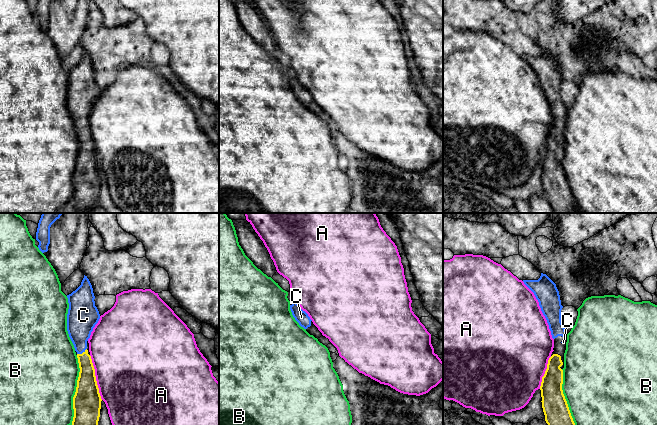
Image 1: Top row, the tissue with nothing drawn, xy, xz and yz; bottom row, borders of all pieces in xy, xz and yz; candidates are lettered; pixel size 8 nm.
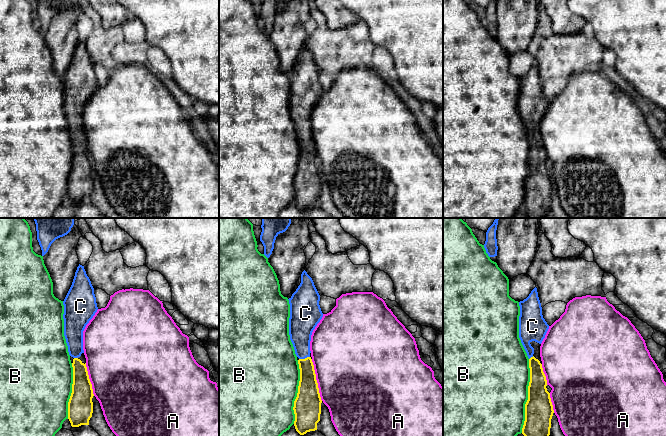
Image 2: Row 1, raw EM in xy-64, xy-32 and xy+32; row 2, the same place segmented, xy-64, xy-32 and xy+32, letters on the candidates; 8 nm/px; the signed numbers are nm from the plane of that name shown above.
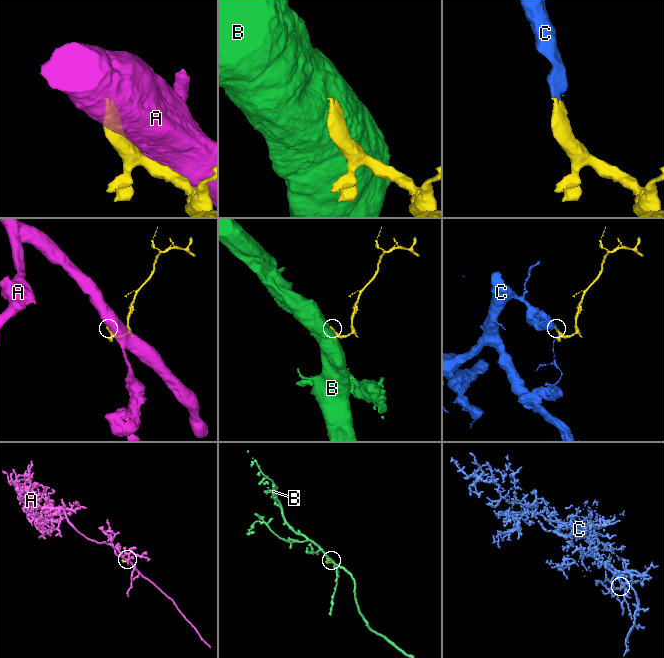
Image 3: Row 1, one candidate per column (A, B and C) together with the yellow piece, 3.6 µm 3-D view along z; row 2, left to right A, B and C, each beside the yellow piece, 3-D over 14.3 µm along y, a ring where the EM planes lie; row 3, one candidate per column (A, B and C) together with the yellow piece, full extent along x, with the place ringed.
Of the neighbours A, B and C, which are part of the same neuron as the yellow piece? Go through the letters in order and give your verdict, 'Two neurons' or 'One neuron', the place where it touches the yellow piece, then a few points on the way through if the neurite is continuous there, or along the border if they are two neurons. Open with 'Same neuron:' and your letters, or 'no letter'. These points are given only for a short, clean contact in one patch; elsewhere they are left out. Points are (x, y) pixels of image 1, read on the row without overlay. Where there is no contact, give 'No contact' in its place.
Same neuron: C
A: Two neurons. Touches yellow at xy (95, 153)
B: Two neurons. Touches yellow at xy (76, 166)
C: One neuron. Touches yellow at xy (82, 129). Path across: xy (86, 159), (86, 141), (82, 129), (80, 122), (80, 98)

